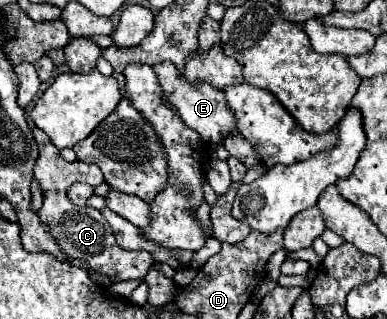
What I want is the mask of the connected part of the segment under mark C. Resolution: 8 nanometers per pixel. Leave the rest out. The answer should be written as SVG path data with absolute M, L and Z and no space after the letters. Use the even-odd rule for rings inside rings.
M33 128L33 136L35 136L37 146L39 146L39 158L35 162L35 178L41 182L41 188L43 188L43 194L45 194L45 202L43 202L43 208L39 210L39 218L41 218L43 224L49 226L51 236L55 240L59 240L57 244L61 246L61 250L65 254L69 254L71 258L81 258L81 260L89 262L93 270L113 278L115 282L143 280L149 266L153 264L151 254L145 252L145 250L127 252L127 250L119 248L117 242L115 242L113 230L107 224L107 220L101 216L101 212L97 212L95 208L89 208L89 206L75 206L65 194L67 186L71 186L75 182L103 184L101 170L95 164L85 164L85 162L79 162L79 160L65 162L59 156L59 150L51 144L49 136L43 134L39 128Z

